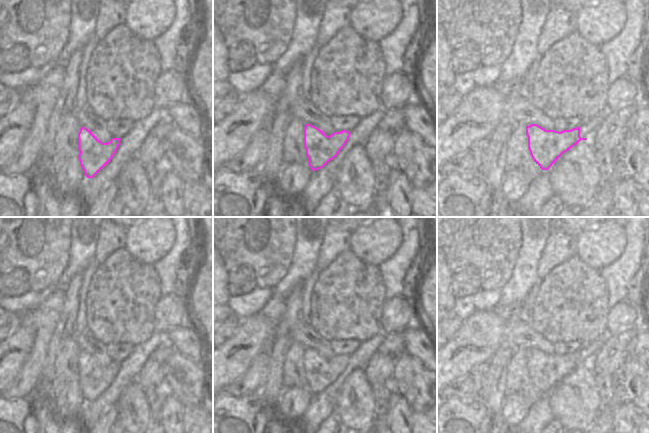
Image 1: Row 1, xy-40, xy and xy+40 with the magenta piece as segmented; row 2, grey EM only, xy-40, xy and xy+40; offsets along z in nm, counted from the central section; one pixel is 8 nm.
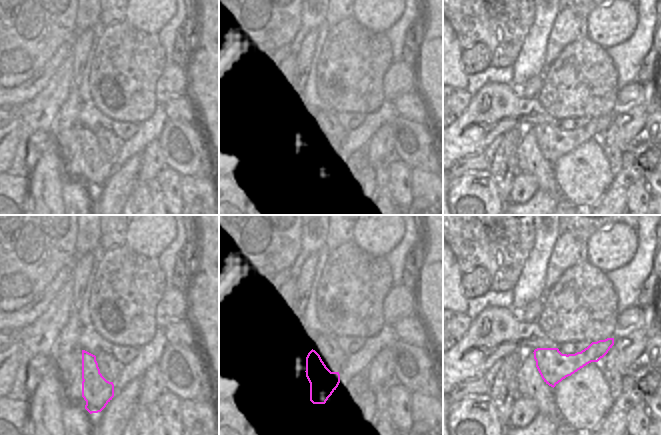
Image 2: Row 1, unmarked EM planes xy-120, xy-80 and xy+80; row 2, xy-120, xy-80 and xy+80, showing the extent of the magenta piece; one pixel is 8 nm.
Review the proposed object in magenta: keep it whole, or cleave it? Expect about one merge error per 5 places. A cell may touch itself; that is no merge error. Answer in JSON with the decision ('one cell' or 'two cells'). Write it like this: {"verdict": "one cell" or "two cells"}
{"verdict": "two cells"}

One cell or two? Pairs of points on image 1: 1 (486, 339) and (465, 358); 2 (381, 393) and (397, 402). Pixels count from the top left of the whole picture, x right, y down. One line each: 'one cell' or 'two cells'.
1: one cell
2: two cells

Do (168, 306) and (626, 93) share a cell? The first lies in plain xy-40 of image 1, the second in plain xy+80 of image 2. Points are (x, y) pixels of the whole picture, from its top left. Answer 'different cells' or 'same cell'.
same cell

